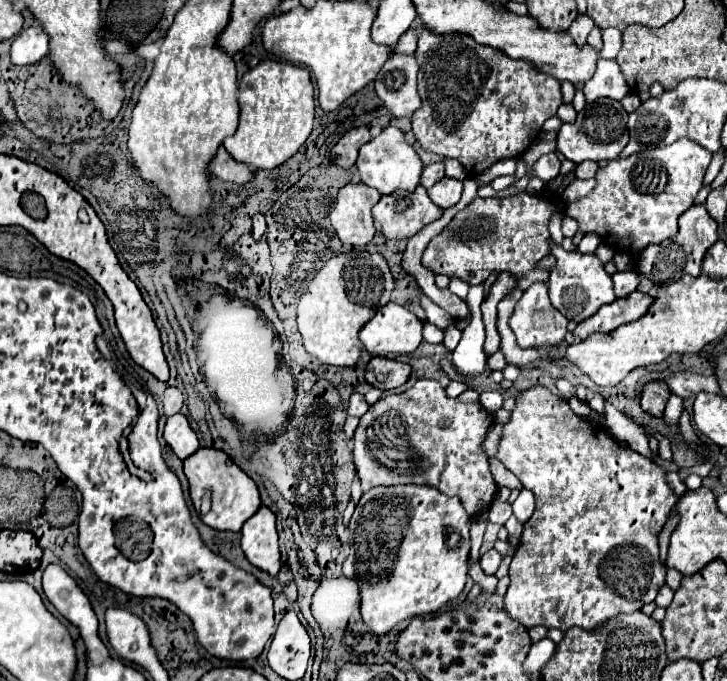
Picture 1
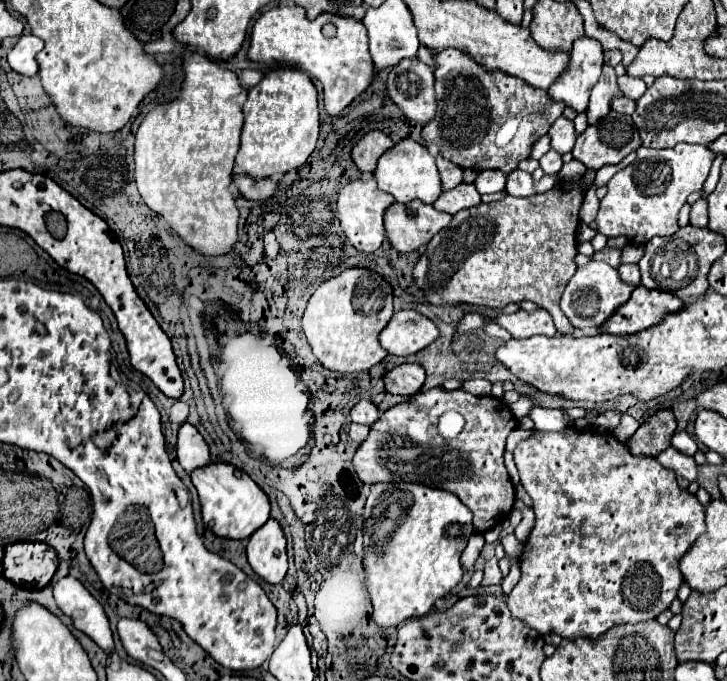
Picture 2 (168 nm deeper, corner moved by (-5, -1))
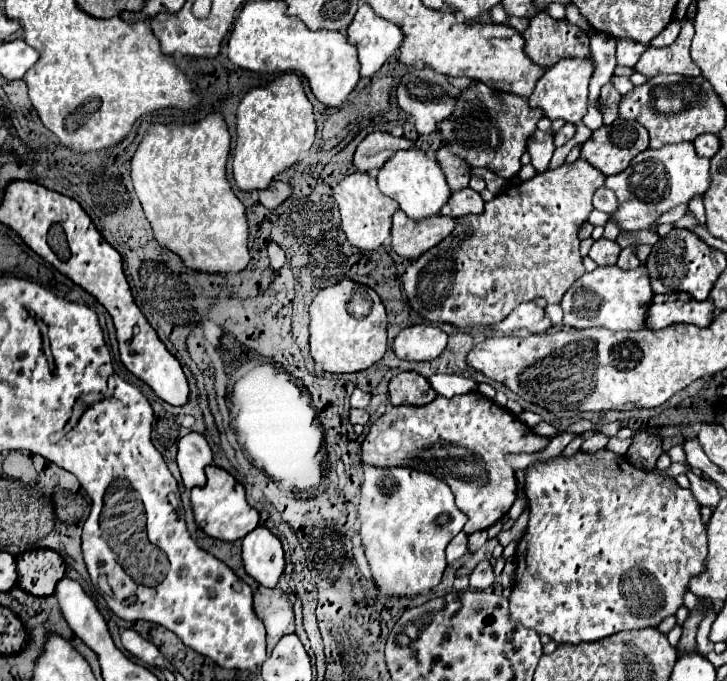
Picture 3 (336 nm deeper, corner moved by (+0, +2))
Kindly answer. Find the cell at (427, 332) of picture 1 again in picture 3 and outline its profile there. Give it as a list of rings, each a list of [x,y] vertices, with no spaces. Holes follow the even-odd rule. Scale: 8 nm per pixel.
[[[523,302],[505,320],[501,320],[501,324],[491,324],[491,328],[501,334],[541,334],[549,326],[551,320],[535,302]]]

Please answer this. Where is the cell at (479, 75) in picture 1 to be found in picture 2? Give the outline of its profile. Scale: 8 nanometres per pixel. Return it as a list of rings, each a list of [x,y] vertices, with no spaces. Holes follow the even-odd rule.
[[[448,49],[440,51],[440,55],[434,55],[436,61],[436,97],[438,97],[438,113],[432,123],[428,123],[422,131],[422,137],[440,147],[440,155],[446,157],[448,161],[464,167],[464,169],[474,169],[474,171],[484,171],[484,169],[498,169],[502,173],[512,173],[522,159],[530,157],[532,145],[548,133],[550,125],[562,115],[564,103],[552,103],[548,99],[546,91],[534,89],[522,79],[508,77],[504,73],[488,73],[484,71],[478,63],[468,59],[462,51]]]

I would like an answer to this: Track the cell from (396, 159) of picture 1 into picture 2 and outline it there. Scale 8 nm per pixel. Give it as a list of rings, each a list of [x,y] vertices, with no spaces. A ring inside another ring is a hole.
[[[404,139],[396,147],[392,147],[392,151],[386,151],[380,157],[380,165],[376,167],[374,177],[376,177],[378,189],[394,195],[398,203],[410,203],[412,199],[420,199],[422,203],[432,205],[444,191],[434,157],[428,153],[426,147],[422,147],[414,139]]]

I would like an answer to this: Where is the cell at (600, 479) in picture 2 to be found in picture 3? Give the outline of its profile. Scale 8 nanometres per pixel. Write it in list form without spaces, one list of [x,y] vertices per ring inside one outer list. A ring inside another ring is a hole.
[[[603,448],[593,454],[579,450],[573,456],[555,456],[547,462],[535,462],[527,466],[525,470],[525,494],[529,500],[529,526],[523,534],[523,538],[517,544],[515,552],[515,580],[513,580],[513,590],[509,596],[509,612],[511,620],[517,620],[525,624],[527,628],[535,630],[537,634],[547,634],[551,640],[557,644],[567,642],[567,644],[579,644],[579,642],[595,642],[599,638],[611,636],[621,630],[633,630],[633,628],[647,628],[647,626],[657,626],[663,618],[671,616],[677,612],[677,608],[683,604],[683,594],[687,592],[687,584],[691,576],[697,576],[705,570],[705,556],[707,556],[707,530],[705,522],[701,520],[701,506],[695,500],[691,490],[681,488],[675,478],[661,476],[655,470],[643,472],[641,468],[635,468],[627,458]]]

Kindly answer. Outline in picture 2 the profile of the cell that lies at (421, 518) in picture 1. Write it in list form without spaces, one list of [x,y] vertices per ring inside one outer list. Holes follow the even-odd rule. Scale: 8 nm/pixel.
[[[374,483],[364,507],[364,571],[374,605],[374,621],[380,627],[394,627],[406,619],[426,615],[434,601],[462,579],[460,551],[472,533],[472,511],[454,493],[418,483]]]

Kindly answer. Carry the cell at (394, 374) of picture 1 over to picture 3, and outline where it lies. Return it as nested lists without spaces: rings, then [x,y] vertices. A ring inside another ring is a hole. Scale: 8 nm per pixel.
[[[401,372],[389,382],[389,398],[395,406],[419,406],[431,402],[435,396],[437,392],[431,388],[427,378],[417,372]]]

